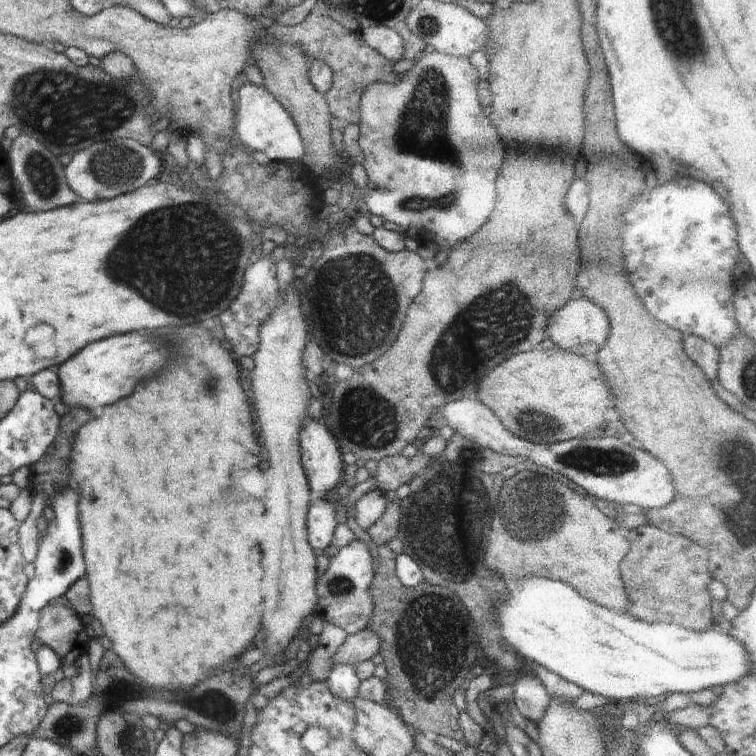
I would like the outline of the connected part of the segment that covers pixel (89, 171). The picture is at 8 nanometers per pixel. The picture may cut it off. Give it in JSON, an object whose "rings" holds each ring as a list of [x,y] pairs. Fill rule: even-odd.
{"rings":[[[132,138],[92,143],[92,146],[82,149],[80,153],[71,155],[71,160],[65,167],[67,184],[80,201],[116,198],[160,179],[162,176],[158,176],[158,172],[162,172],[162,162],[156,152]]]}

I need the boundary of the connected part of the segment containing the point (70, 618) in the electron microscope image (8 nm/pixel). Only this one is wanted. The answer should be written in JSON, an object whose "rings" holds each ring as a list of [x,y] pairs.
{"rings":[[[56,601],[50,602],[41,613],[38,642],[42,646],[50,646],[60,658],[61,665],[67,667],[77,663],[87,650],[90,638],[85,628],[73,608]]]}

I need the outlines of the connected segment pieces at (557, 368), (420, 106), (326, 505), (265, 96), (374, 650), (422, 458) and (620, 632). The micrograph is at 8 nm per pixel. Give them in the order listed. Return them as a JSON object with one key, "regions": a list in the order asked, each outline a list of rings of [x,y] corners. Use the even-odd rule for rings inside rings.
{"regions":[[[[532,350],[520,352],[504,360],[502,364],[488,370],[478,386],[478,398],[500,419],[502,426],[524,440],[544,444],[554,444],[564,438],[576,438],[604,424],[604,412],[608,410],[608,388],[600,376],[598,368],[592,368],[582,356],[554,350]]],[[[433,50],[417,57],[415,66],[401,75],[402,80],[398,84],[374,82],[361,94],[358,142],[364,154],[363,166],[368,175],[368,183],[363,188],[366,190],[364,202],[372,214],[377,214],[384,221],[390,220],[390,222],[400,225],[405,236],[411,235],[420,240],[429,239],[436,242],[441,248],[445,247],[447,250],[452,250],[454,246],[460,246],[461,242],[464,242],[468,236],[472,236],[488,220],[490,212],[494,210],[496,176],[498,176],[498,170],[504,162],[504,146],[502,146],[494,126],[490,124],[490,120],[484,116],[484,109],[480,106],[477,89],[479,83],[478,72],[476,67],[470,63],[469,58],[452,56]]],[[[329,497],[313,500],[307,514],[307,539],[316,553],[332,545],[334,530],[339,522],[336,508],[330,504]]],[[[252,82],[241,84],[238,92],[238,110],[235,113],[235,128],[238,139],[253,152],[266,154],[272,162],[300,160],[304,156],[304,146],[300,132],[290,112],[276,102],[276,98],[265,87],[256,86]]],[[[365,628],[354,634],[350,634],[344,640],[344,644],[334,652],[334,664],[350,664],[356,667],[360,662],[376,656],[380,650],[380,638],[375,632]]],[[[420,453],[415,457],[404,457],[403,455],[394,455],[384,457],[378,461],[374,480],[376,488],[385,492],[386,490],[398,490],[402,484],[408,484],[416,474],[426,470],[432,457]]],[[[526,576],[522,582],[516,584],[516,588],[512,588],[512,594],[508,594],[504,600],[502,600],[502,606],[500,606],[500,612],[498,612],[498,622],[500,622],[500,628],[502,628],[502,638],[504,638],[504,644],[513,650],[517,655],[528,661],[537,662],[540,666],[544,666],[546,670],[558,674],[564,680],[568,682],[574,682],[583,688],[585,691],[594,692],[604,696],[606,698],[614,698],[614,700],[636,700],[644,702],[655,702],[658,699],[674,693],[688,693],[698,692],[698,690],[704,690],[704,688],[712,688],[712,686],[724,686],[724,684],[730,684],[730,682],[738,682],[742,680],[748,672],[750,672],[750,658],[744,650],[744,646],[730,634],[724,634],[724,632],[718,632],[714,628],[718,628],[716,625],[712,626],[712,630],[704,630],[704,632],[694,632],[694,630],[686,630],[682,626],[676,626],[676,624],[644,624],[636,618],[630,618],[628,614],[624,612],[614,612],[614,610],[608,610],[608,608],[602,608],[586,598],[582,598],[572,586],[568,586],[566,582],[560,582],[560,580],[552,580],[552,578],[544,578],[544,576]]]]}

